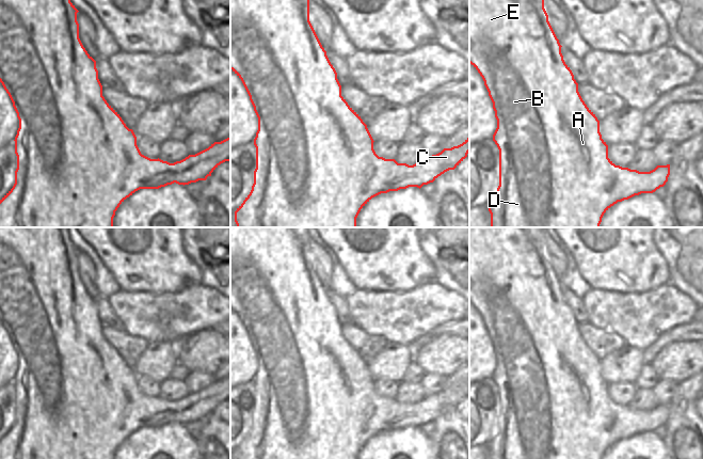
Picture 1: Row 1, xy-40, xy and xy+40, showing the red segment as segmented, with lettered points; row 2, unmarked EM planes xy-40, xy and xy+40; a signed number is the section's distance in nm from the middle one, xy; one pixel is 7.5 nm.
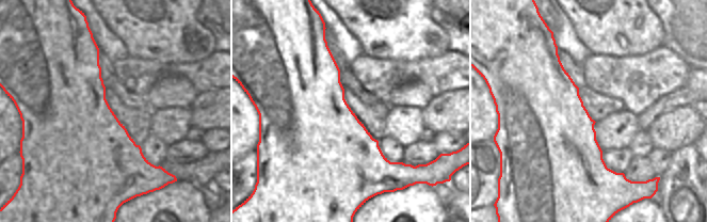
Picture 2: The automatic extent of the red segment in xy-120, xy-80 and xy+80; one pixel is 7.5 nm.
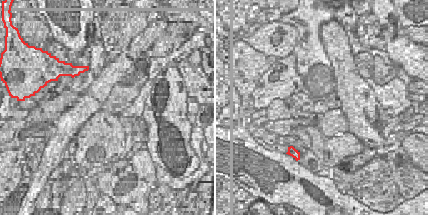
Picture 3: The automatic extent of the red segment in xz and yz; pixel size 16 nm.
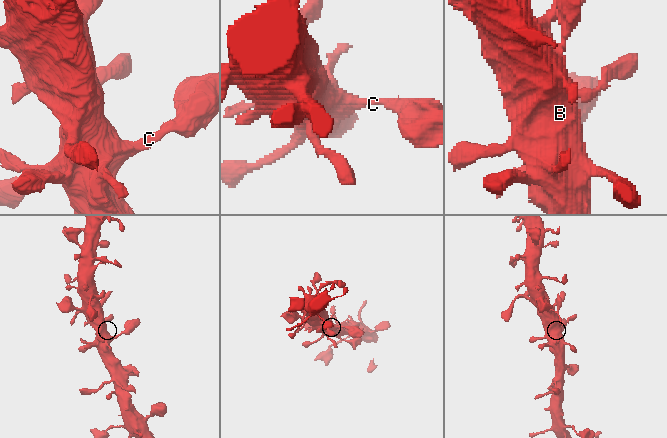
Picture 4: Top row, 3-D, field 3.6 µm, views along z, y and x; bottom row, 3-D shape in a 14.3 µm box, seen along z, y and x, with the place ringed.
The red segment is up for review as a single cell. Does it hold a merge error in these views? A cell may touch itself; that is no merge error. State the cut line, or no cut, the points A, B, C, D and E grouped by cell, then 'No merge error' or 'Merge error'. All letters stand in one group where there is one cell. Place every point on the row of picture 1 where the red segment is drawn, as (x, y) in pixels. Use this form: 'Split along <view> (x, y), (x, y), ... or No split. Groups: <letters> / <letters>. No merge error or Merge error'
No split. Groups: A B C D E. No merge error

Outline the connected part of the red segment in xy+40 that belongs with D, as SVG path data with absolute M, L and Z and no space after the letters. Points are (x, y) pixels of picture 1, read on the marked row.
M469 0L469 63L484 81L497 120L493 141L499 149L499 186L489 205L491 227L600 227L604 213L611 206L641 193L653 193L668 181L670 164L657 165L650 172L639 172L616 165L608 158L608 145L602 139L600 121L582 100L578 83L563 60L561 47L548 21L544 0Z

